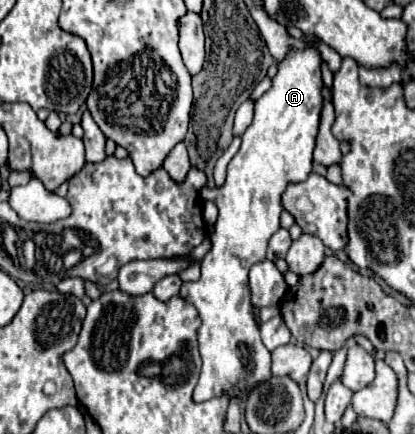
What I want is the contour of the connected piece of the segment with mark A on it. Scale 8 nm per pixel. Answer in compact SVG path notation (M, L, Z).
M303 41L303 49L289 49L285 59L277 63L279 71L273 77L273 85L269 91L265 91L255 101L255 115L253 123L247 127L247 131L241 137L241 147L237 155L227 165L227 179L221 187L215 189L203 188L200 193L202 200L213 201L219 209L219 217L215 223L215 231L211 233L211 251L201 261L201 277L197 281L187 281L181 285L179 295L191 303L199 317L201 327L197 329L197 341L199 341L199 353L203 359L201 377L195 387L193 399L197 403L207 401L211 397L221 395L227 391L229 395L237 393L249 393L253 385L267 381L271 377L269 373L269 361L271 353L265 349L259 337L259 325L251 315L249 305L249 281L247 273L253 263L265 259L265 249L269 243L269 237L279 231L279 215L283 211L281 207L281 193L285 191L285 185L289 181L305 181L311 173L313 165L313 149L315 149L315 137L319 131L319 115L323 107L323 79L321 79L321 55L315 41Z

